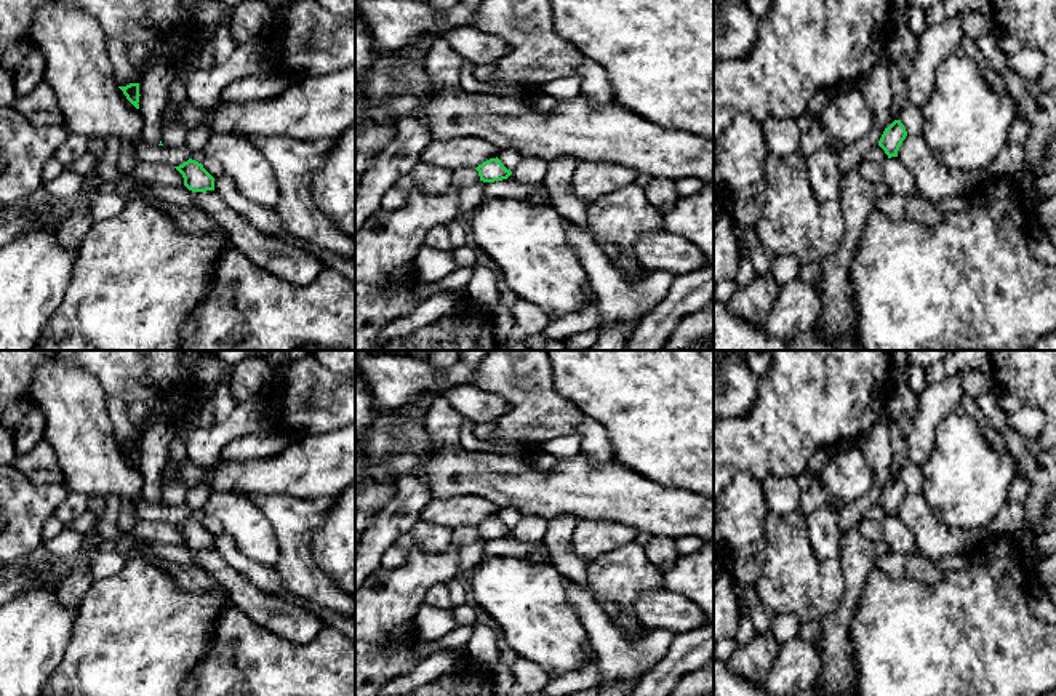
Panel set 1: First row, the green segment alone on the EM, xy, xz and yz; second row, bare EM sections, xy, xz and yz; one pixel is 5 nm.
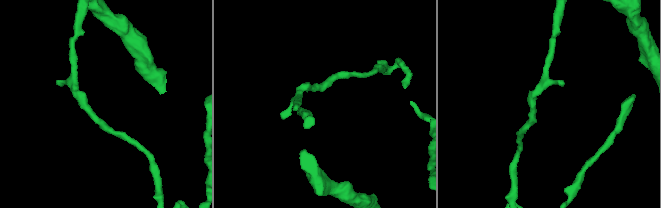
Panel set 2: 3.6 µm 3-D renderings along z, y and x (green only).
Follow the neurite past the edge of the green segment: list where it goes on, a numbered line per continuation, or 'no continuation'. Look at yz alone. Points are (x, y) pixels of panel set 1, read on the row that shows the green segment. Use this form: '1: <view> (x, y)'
no continuation

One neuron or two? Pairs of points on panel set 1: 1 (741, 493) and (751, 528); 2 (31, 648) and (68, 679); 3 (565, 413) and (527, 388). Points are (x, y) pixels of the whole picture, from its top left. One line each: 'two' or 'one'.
1: one
2: two
3: one

